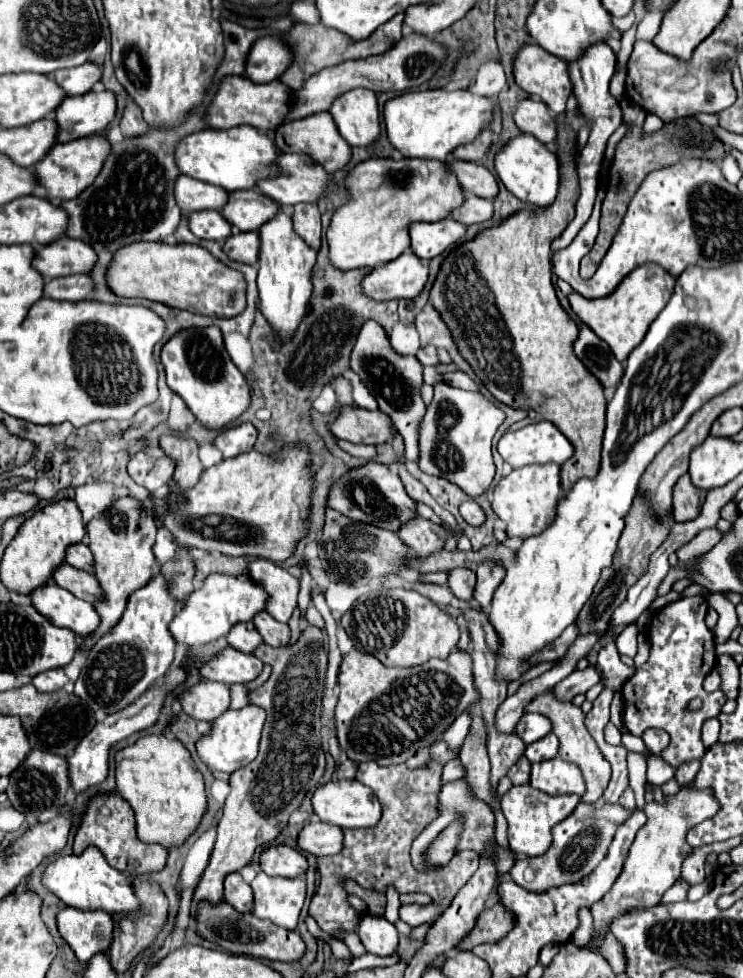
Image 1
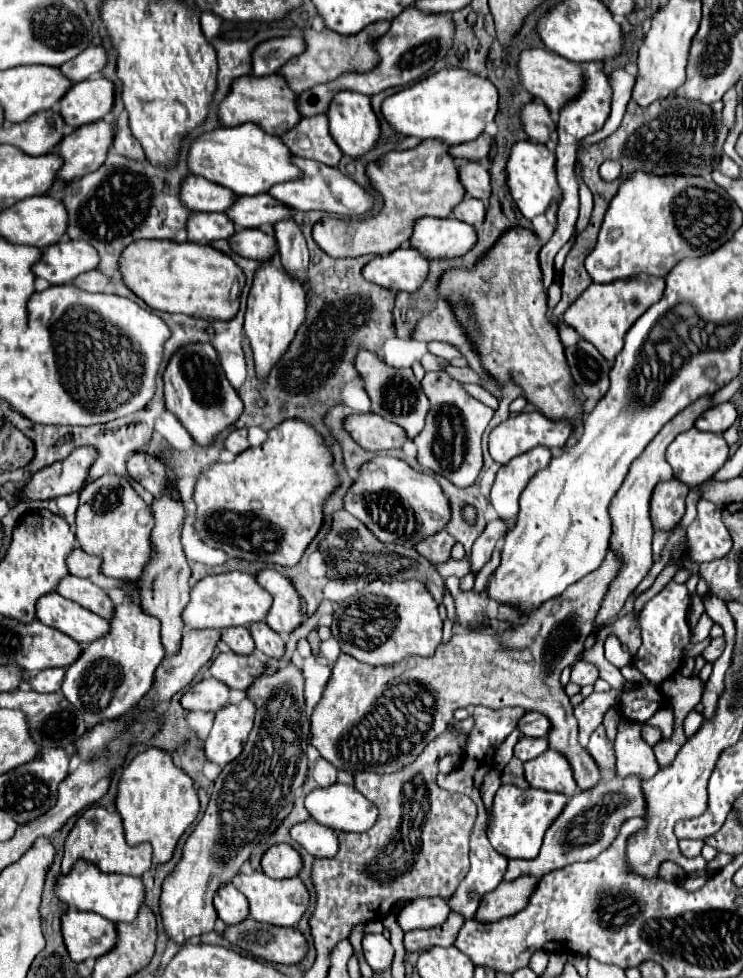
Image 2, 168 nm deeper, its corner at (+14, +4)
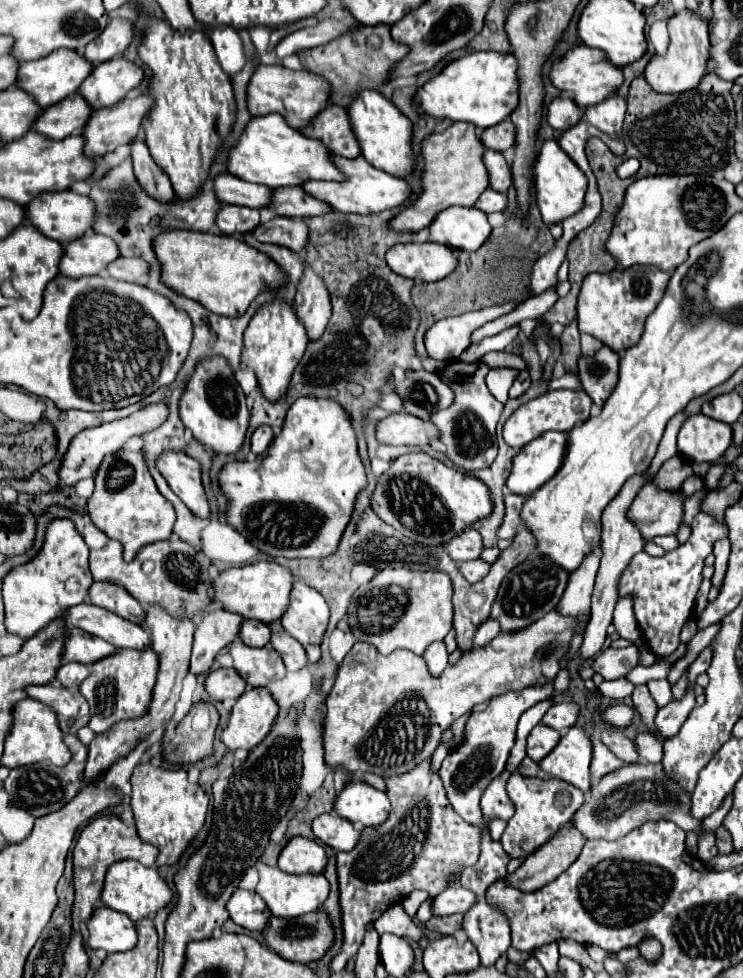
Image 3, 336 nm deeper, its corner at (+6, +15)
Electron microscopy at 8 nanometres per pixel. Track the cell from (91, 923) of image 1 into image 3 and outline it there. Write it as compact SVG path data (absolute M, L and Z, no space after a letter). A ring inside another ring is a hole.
M96 908L92 918L88 920L88 944L90 948L102 948L106 952L126 952L138 942L136 924L112 910L112 908Z

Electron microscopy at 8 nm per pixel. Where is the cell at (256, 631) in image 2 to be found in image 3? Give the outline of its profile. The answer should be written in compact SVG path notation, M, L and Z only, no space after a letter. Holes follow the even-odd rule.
M274 632L270 644L282 656L282 660L284 660L288 670L296 672L296 670L302 670L306 666L308 658L306 658L304 646L300 642L296 642L292 636L288 636L286 632L280 632L280 634Z

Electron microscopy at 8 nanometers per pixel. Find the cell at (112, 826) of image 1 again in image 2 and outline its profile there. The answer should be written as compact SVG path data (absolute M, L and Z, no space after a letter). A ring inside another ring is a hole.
M88 807L76 821L76 825L70 829L66 841L64 841L64 857L62 857L62 871L70 871L76 859L86 859L98 865L100 869L122 869L124 875L140 877L144 871L150 869L152 863L152 845L140 843L140 845L128 845L124 841L124 827L122 819L116 811L108 811L104 807Z

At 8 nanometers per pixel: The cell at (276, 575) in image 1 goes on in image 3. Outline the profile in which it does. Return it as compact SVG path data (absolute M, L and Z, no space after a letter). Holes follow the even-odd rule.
M296 582L290 608L282 616L282 626L302 646L320 646L328 628L328 604L322 594L304 582Z

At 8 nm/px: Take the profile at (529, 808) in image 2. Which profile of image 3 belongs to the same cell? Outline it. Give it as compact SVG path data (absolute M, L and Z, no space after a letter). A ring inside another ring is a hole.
M514 772L506 784L508 796L516 806L516 814L508 820L508 826L502 834L502 846L510 858L524 860L542 844L546 844L564 824L572 820L580 804L584 804L584 792L576 786L562 782L562 780L540 780L540 778L526 778Z

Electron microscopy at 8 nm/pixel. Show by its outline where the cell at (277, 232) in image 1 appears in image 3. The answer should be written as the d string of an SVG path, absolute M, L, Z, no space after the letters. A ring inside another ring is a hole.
M274 300L272 304L264 304L250 320L244 332L240 366L254 370L258 386L266 396L266 400L276 402L284 396L284 392L288 392L292 372L296 364L302 360L306 344L308 344L308 336L304 326L298 322L294 308L282 300Z

